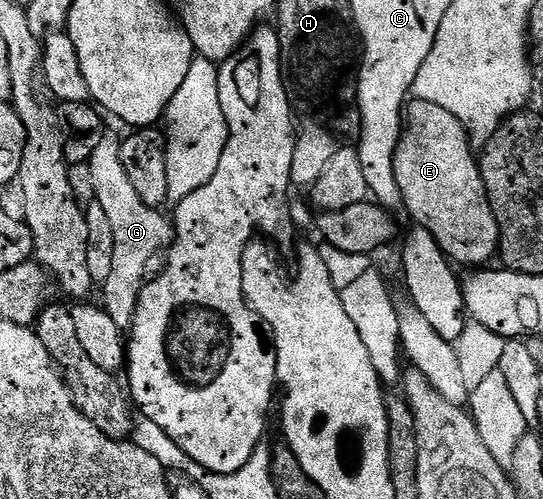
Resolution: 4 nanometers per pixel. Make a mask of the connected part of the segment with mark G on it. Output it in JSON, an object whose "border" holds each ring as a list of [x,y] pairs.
{"border":[[[112,134],[104,135],[87,164],[90,166],[91,176],[94,177],[96,203],[102,206],[102,210],[106,210],[110,217],[110,227],[114,229],[114,267],[110,269],[110,278],[106,278],[102,285],[102,304],[107,308],[110,318],[114,318],[114,323],[128,330],[135,322],[140,292],[149,275],[148,263],[159,254],[160,247],[162,252],[165,245],[173,239],[174,228],[169,217],[167,220],[163,216],[165,213],[161,209],[146,206],[146,202],[138,198],[130,178],[126,175],[126,169],[122,166],[120,140],[117,137],[112,137]]]}

